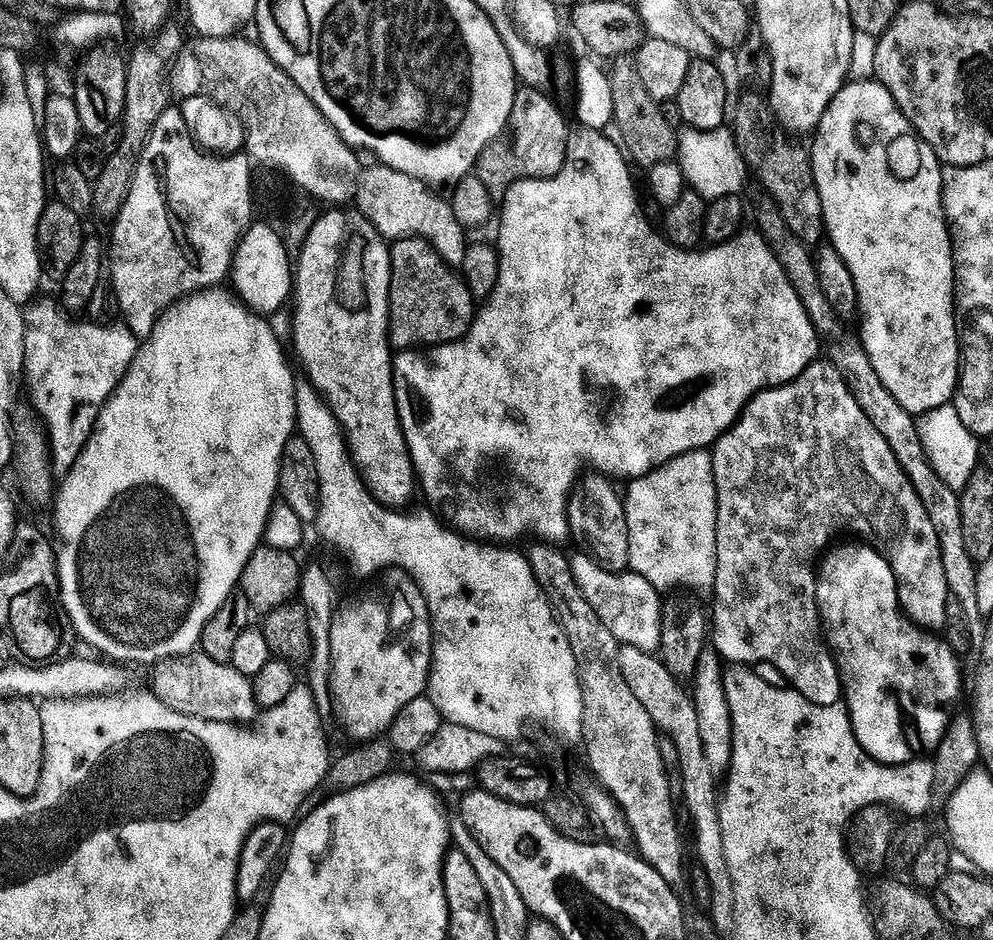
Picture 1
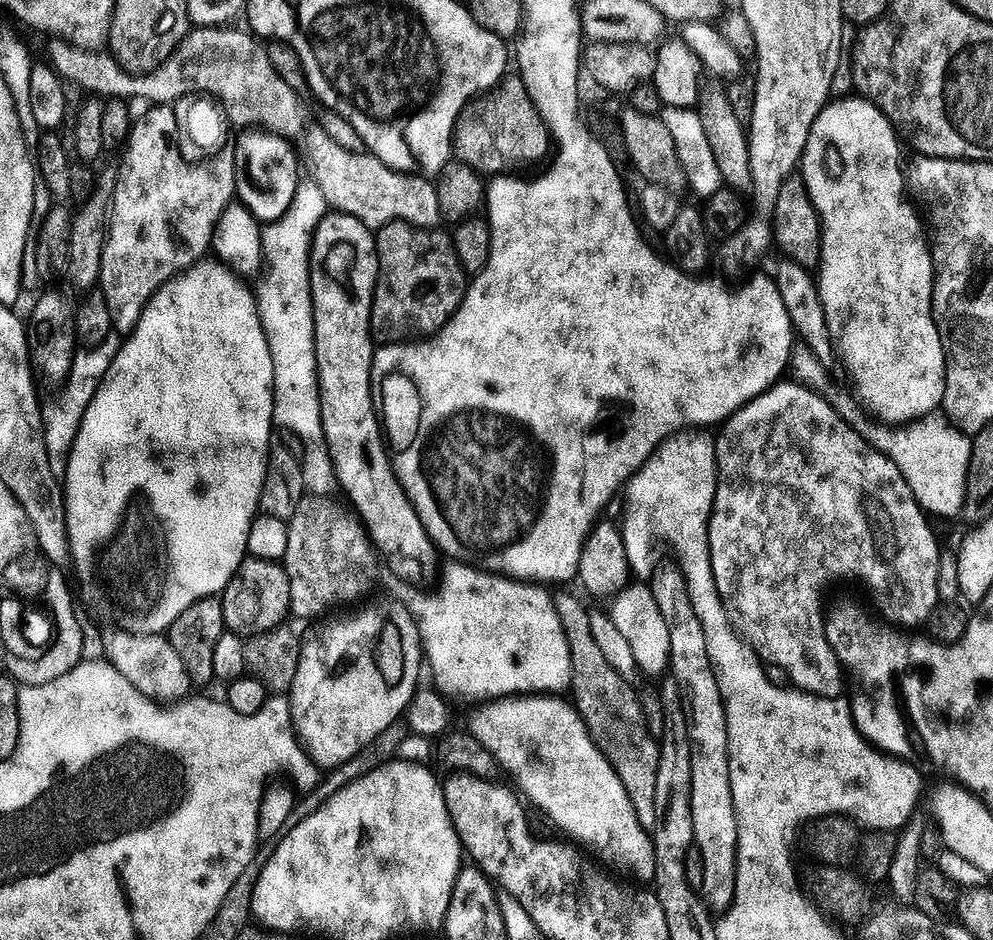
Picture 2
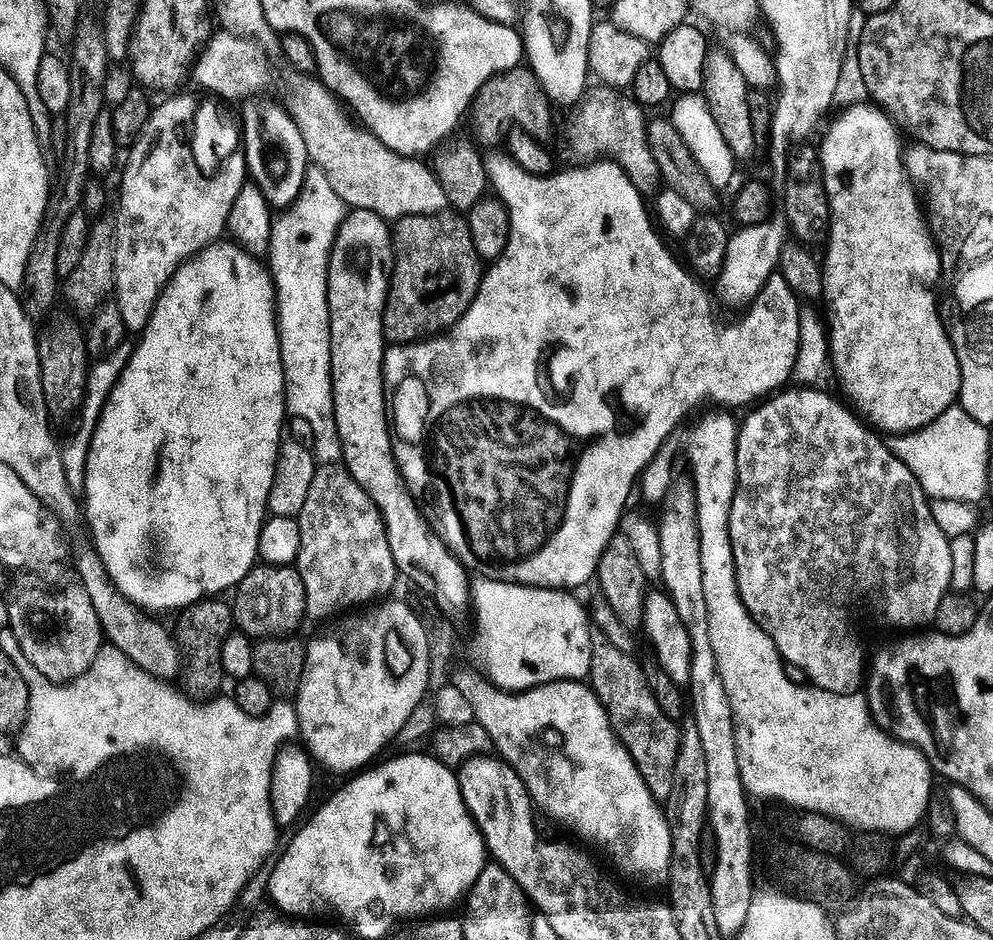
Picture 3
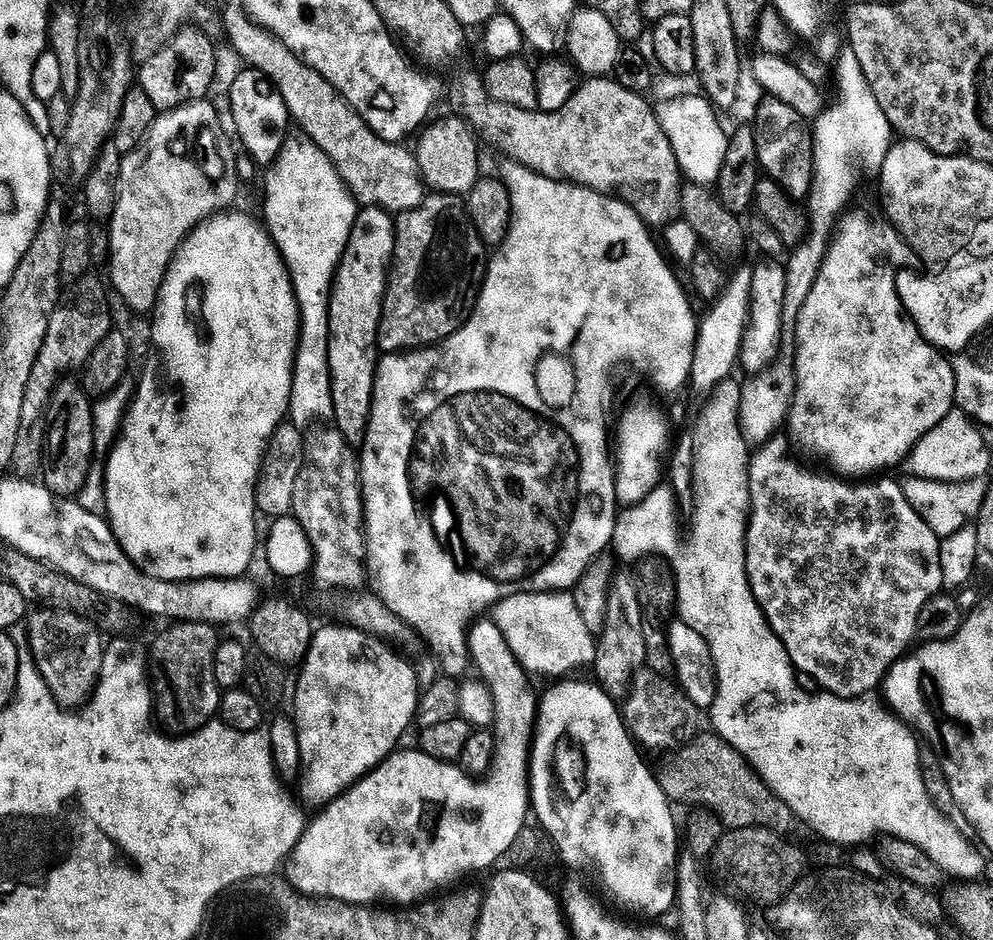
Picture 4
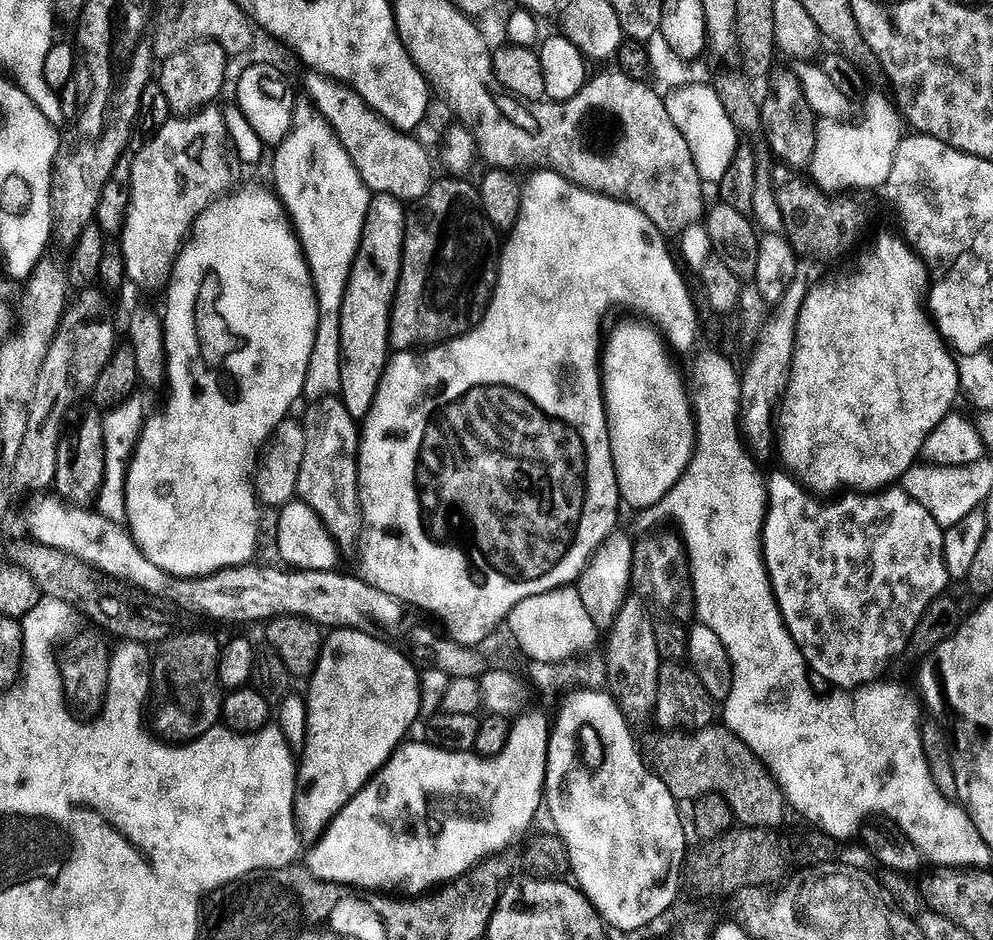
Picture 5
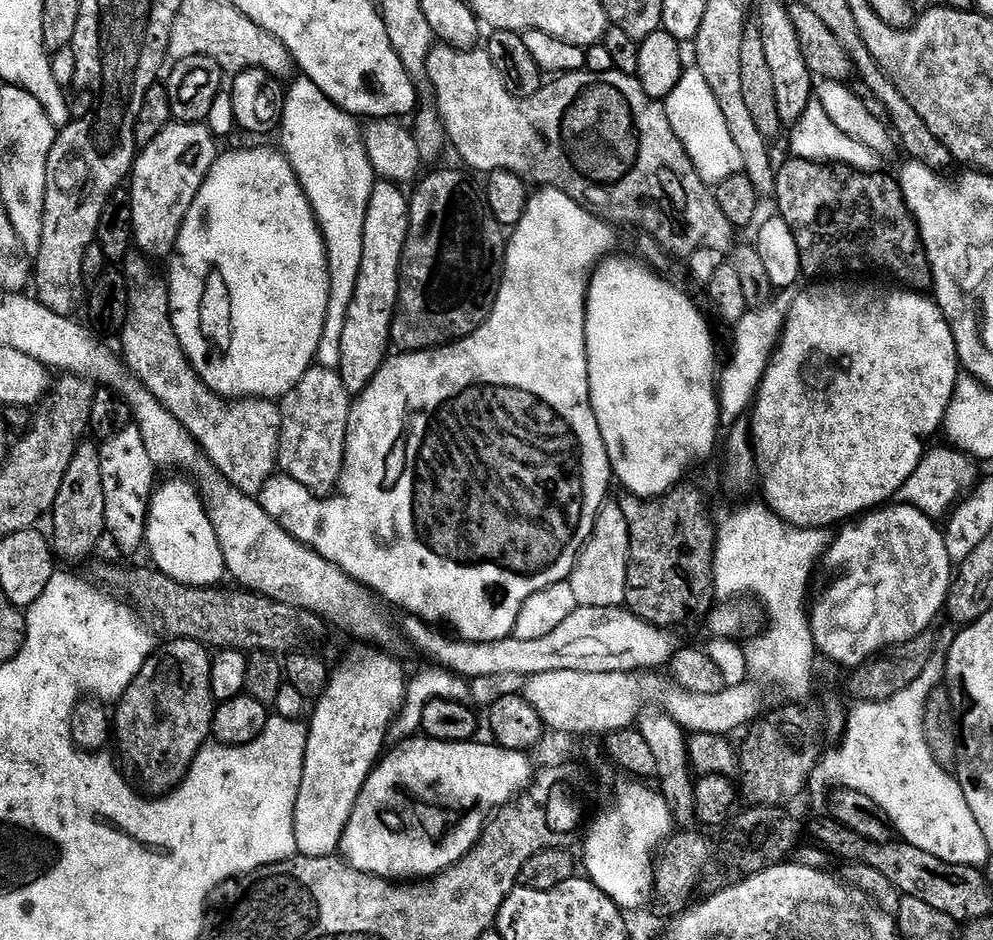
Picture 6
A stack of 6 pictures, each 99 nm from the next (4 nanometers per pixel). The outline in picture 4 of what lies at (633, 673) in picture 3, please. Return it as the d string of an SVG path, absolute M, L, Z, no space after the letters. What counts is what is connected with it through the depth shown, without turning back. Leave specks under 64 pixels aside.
M647 666L637 667L635 672L632 689L629 690L624 702L622 700L622 713L628 731L641 749L649 748L652 752L671 753L701 735L702 711L684 691L681 691L669 677L652 672Z

